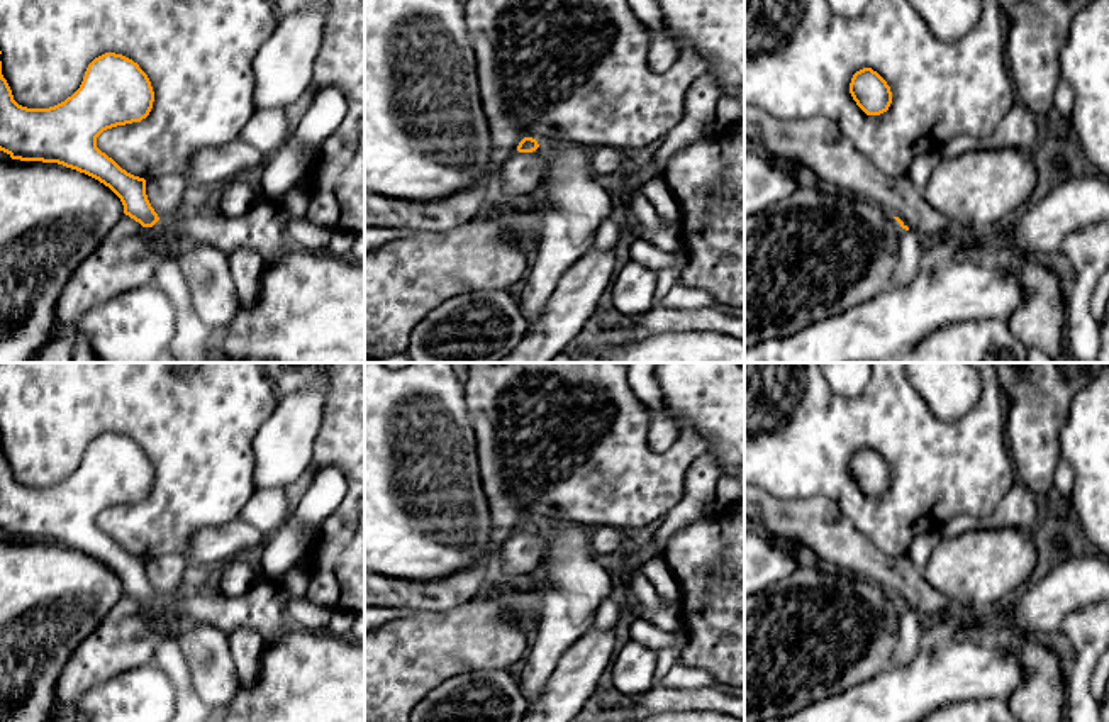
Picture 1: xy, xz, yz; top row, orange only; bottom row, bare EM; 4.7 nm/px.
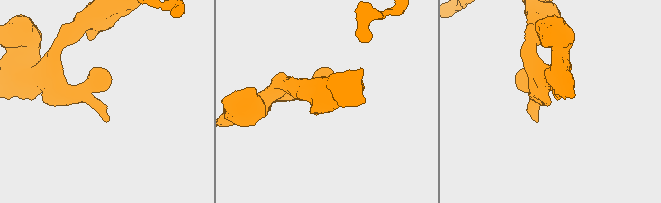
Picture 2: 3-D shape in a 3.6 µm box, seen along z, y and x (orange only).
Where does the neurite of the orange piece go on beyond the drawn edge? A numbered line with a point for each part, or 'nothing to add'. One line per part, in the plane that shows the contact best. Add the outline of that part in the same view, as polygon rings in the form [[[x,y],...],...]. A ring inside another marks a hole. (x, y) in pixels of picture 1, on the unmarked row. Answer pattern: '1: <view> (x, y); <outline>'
nothing to add

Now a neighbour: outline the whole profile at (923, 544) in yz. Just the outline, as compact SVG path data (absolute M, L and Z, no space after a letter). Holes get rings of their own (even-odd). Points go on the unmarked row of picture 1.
M938 529L926 530L914 537L906 556L911 559L911 563L917 569L922 569L926 566L926 563L929 561L934 547L938 546L939 541L941 541L941 534L938 532Z

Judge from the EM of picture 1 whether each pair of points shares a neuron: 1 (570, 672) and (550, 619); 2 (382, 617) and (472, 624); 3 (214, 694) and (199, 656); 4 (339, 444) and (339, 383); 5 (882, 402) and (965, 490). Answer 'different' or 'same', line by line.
1: different
2: different
3: same
4: same
5: same

